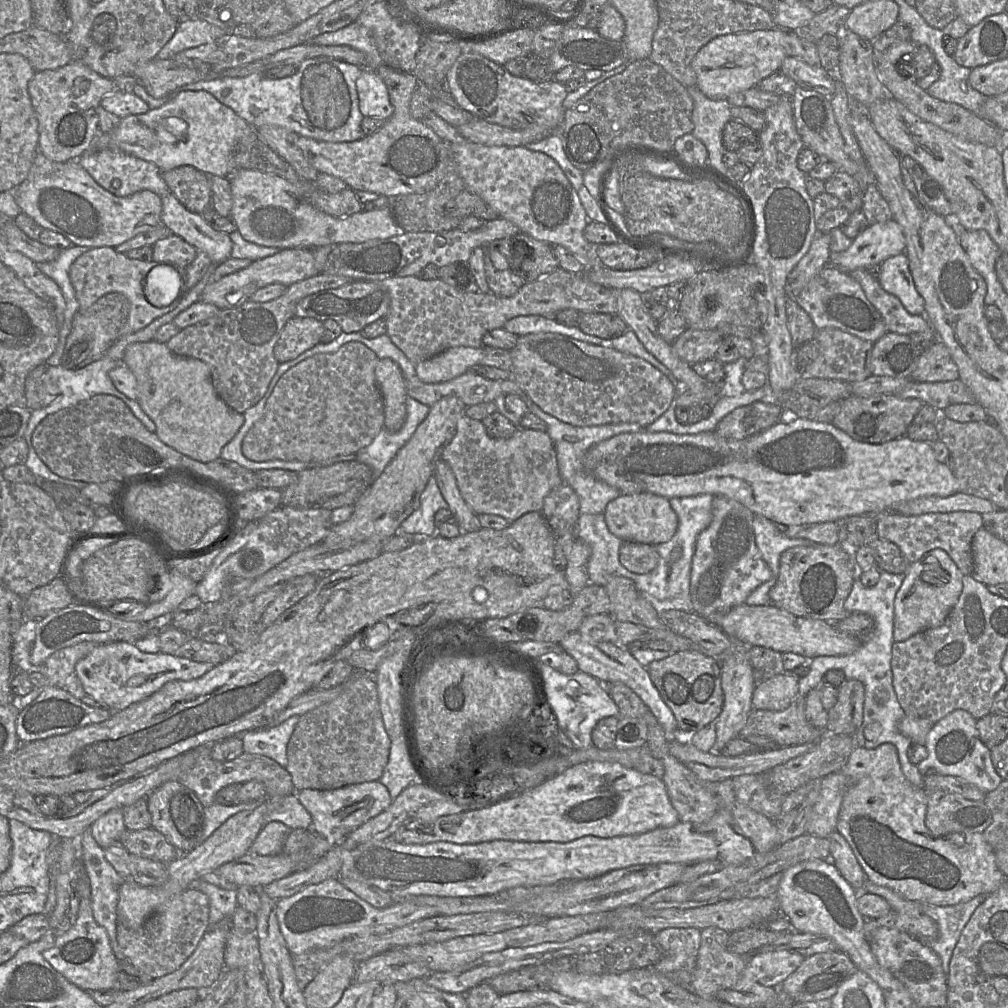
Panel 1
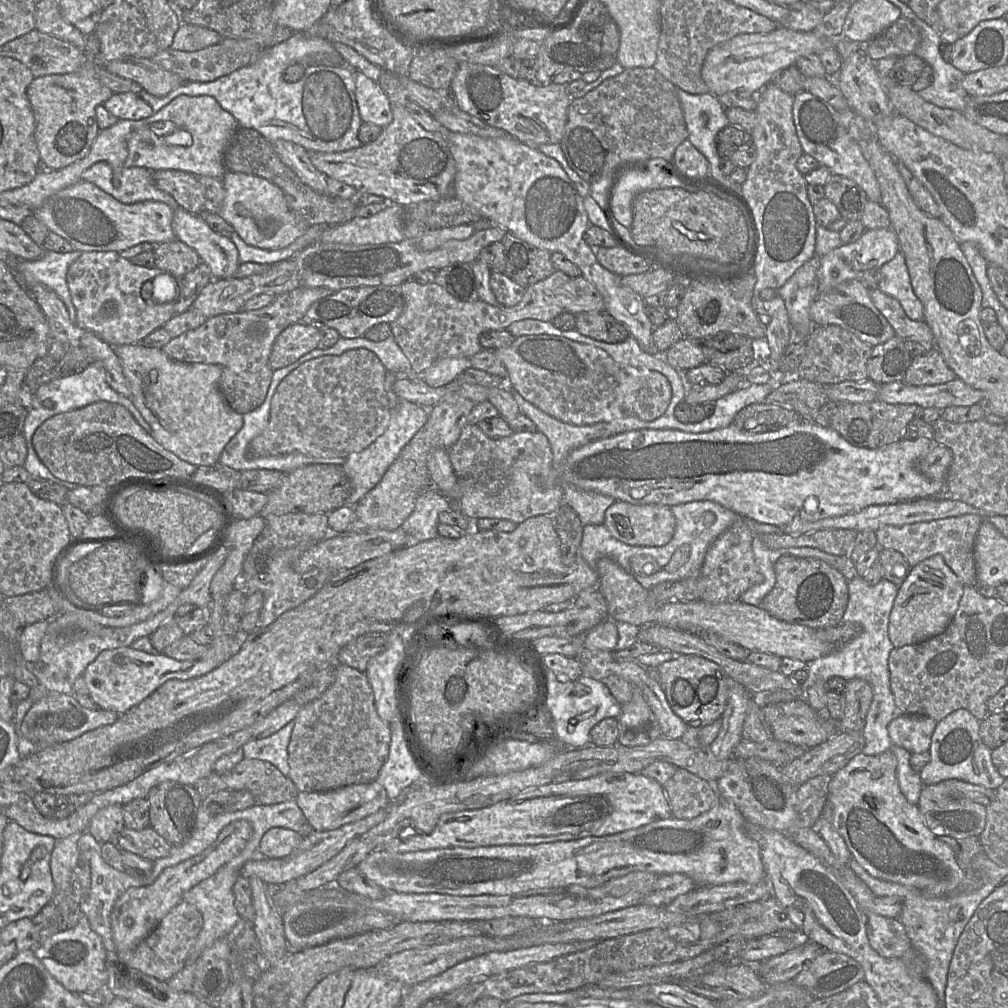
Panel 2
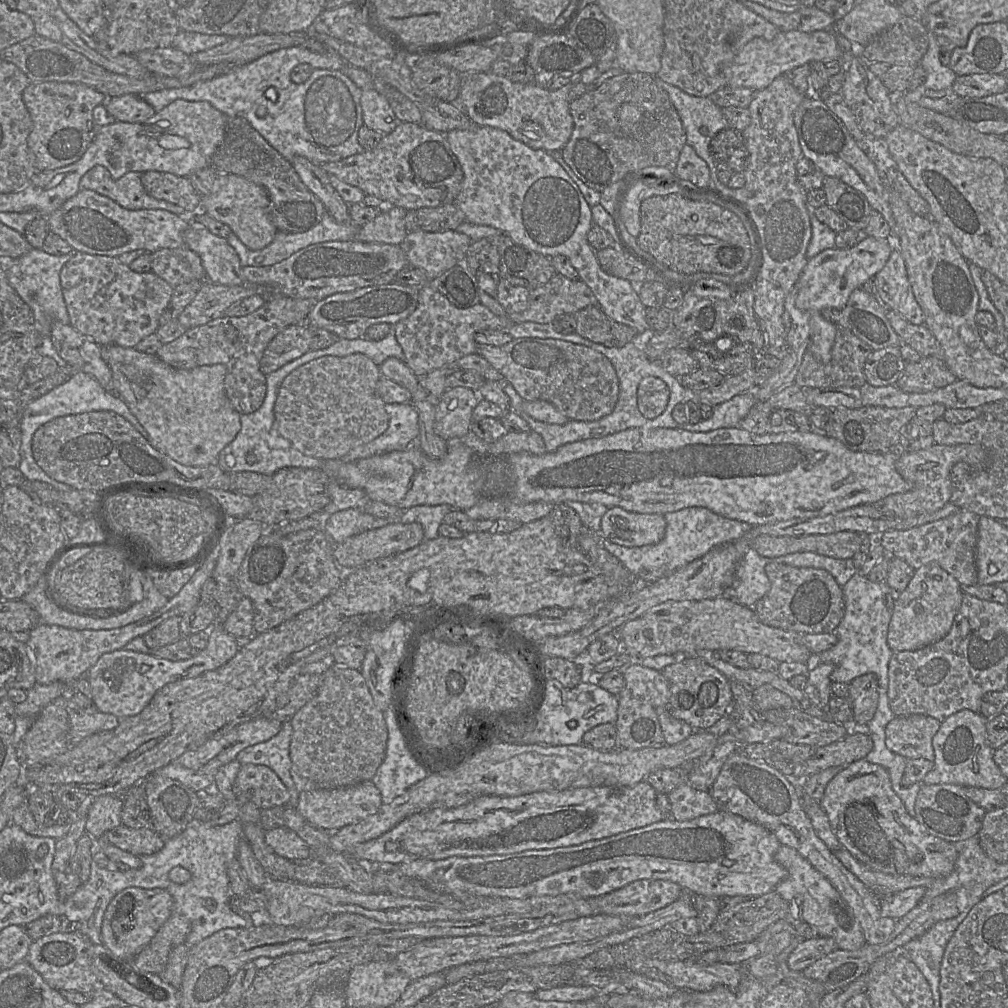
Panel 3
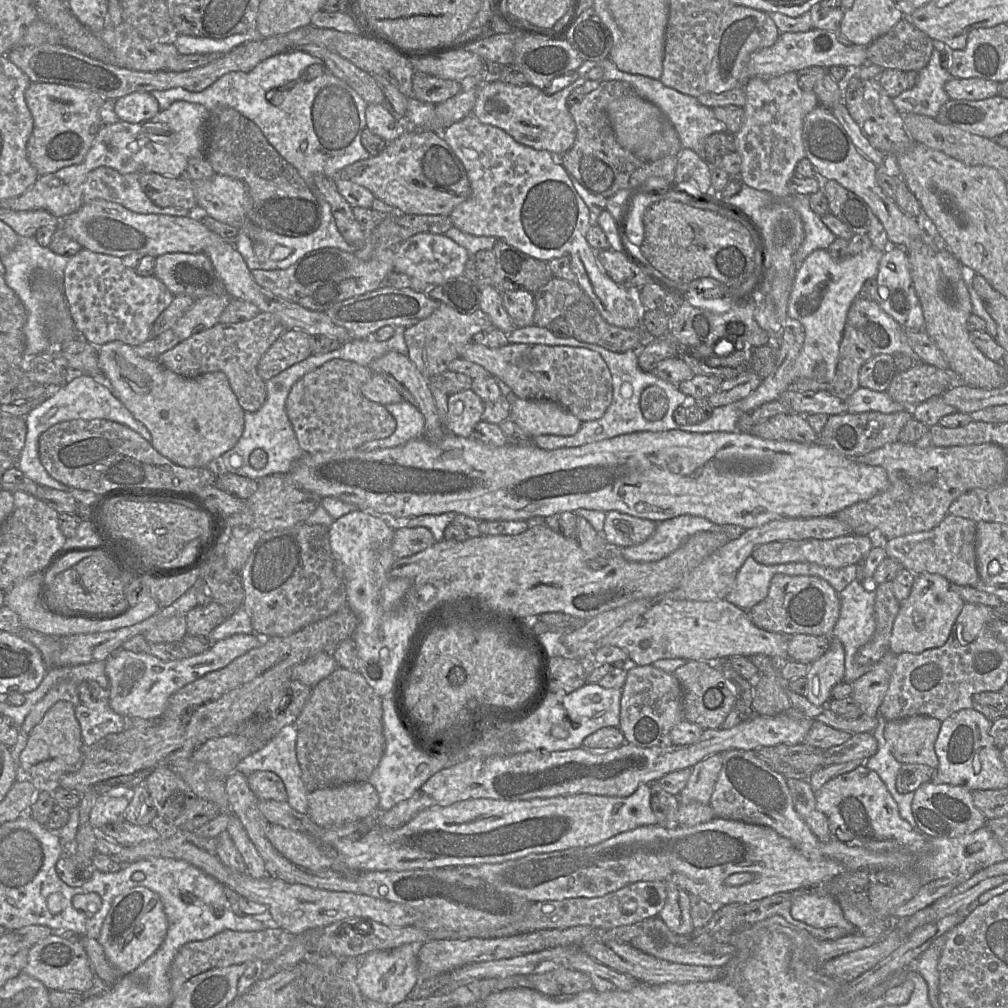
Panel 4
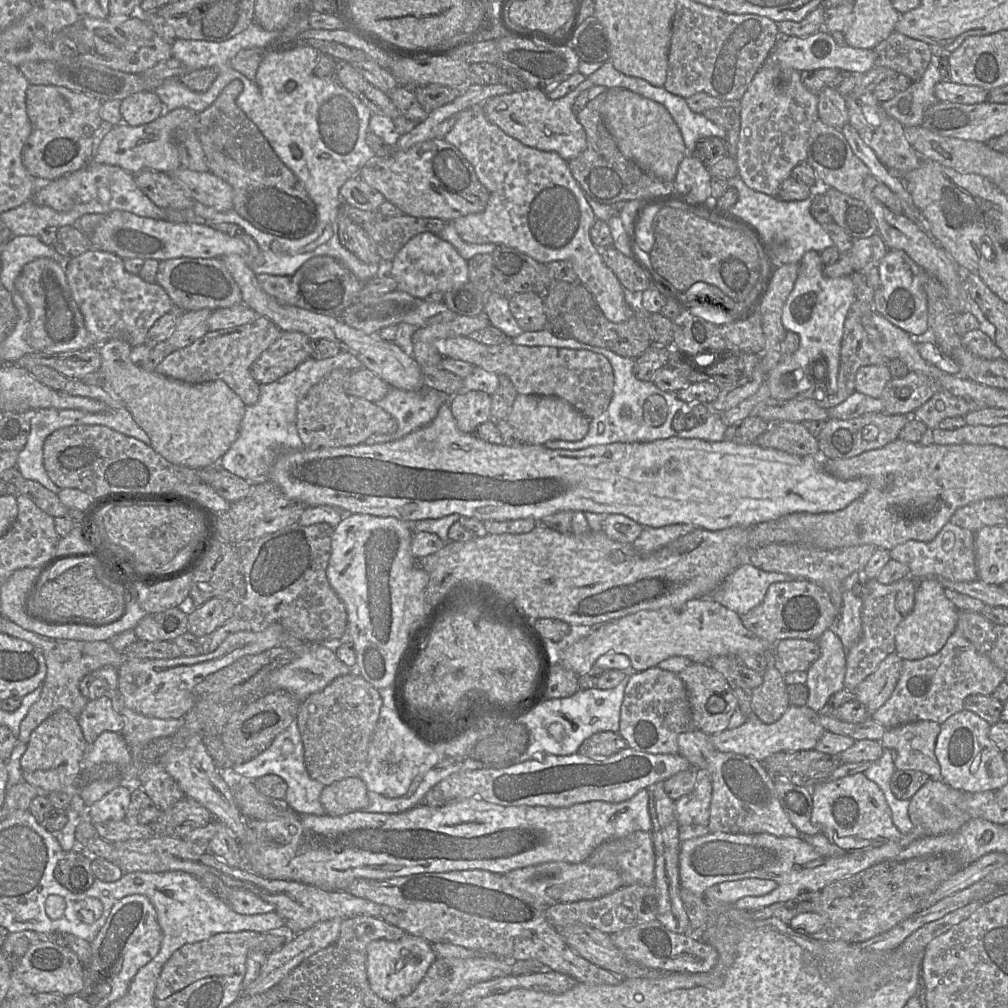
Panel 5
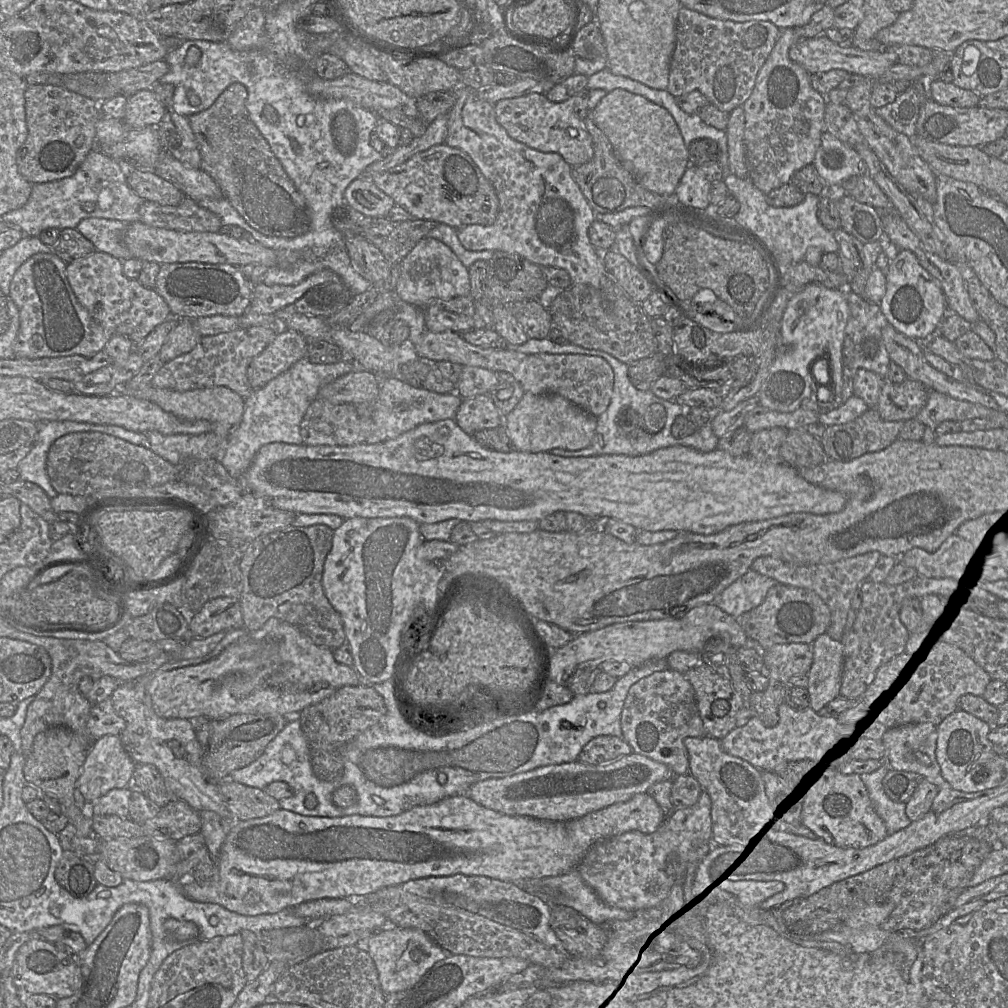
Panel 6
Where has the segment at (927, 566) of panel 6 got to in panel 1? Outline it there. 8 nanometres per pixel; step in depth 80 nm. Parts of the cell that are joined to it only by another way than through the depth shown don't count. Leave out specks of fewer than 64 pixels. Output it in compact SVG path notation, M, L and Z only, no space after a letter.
M969 511L928 513L916 516L903 516L891 512L877 515L878 538L897 545L909 563L917 562L934 549L941 549L950 556L963 575L972 575L972 540L981 527L983 527L982 515Z

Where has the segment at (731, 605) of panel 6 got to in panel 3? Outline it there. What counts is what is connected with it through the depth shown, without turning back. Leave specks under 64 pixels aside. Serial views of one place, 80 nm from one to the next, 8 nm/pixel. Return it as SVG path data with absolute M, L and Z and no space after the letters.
M751 546L737 567L735 583L728 591L727 595L744 606L753 607L756 602L770 590L771 584L766 574L765 567L772 560L773 559L758 554L753 546Z

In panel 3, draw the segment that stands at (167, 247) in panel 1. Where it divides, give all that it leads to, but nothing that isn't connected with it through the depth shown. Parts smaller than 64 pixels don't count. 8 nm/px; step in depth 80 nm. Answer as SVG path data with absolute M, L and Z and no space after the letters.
M186 246L153 252L152 272L172 288L193 280L206 281L201 258Z

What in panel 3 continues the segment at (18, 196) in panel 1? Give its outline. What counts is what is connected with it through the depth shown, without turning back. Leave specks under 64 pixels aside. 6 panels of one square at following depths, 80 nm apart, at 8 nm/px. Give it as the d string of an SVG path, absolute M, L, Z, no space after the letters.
M81 189L47 217L50 232L64 239L74 252L118 257L133 250L153 253L184 246L183 233L190 220L161 209L128 210L95 191Z

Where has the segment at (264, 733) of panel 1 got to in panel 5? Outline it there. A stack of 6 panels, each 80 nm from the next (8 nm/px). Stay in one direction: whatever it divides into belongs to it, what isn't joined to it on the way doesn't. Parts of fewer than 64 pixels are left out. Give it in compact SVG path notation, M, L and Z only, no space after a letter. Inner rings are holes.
M296 718L287 729L278 734L272 743L259 755L253 759L232 767L233 771L241 777L255 780L267 774L280 776L287 784L285 801L289 807L297 813L314 814L317 816L325 815L325 809L320 802L320 795L325 785L312 779L306 769L304 760L303 741L298 729ZM288 739L294 745L294 750L288 756L282 754L281 748L284 741Z

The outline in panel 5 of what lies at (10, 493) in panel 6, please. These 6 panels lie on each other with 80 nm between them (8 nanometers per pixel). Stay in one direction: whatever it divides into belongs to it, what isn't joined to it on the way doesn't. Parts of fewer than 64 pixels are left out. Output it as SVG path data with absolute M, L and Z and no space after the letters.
M21 479L14 482L14 485L17 488L17 496L24 495L28 497L48 515L54 518L66 516L69 508L60 501L56 493L48 490L39 482Z

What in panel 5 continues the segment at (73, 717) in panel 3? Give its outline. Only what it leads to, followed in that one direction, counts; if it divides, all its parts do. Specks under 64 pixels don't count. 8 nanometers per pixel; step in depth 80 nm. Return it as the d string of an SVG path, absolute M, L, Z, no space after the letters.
M110 695L88 700L77 720L88 745L104 731L120 733L124 727L124 718L115 710Z

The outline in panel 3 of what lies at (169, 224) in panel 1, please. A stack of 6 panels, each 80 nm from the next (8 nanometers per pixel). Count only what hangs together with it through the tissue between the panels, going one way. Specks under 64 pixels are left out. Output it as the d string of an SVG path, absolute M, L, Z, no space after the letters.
M192 221L185 229L183 238L184 246L201 258L207 281L226 286L247 283L242 274L239 256L226 238L217 236Z

